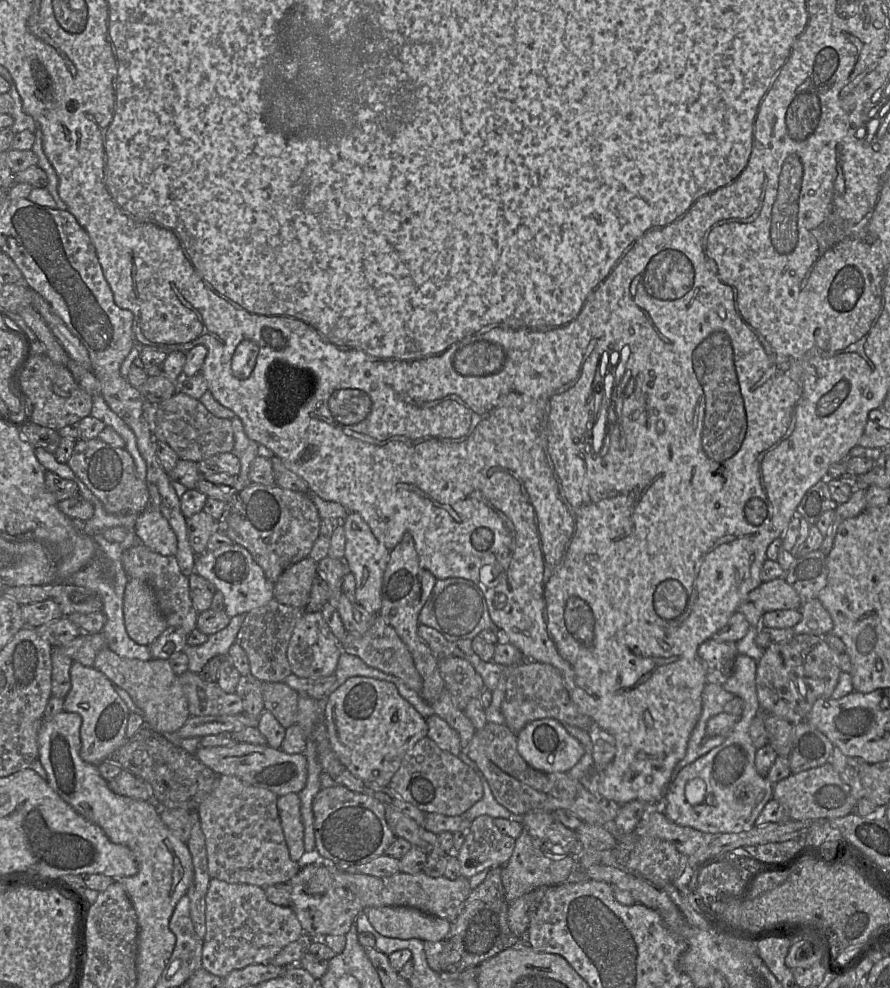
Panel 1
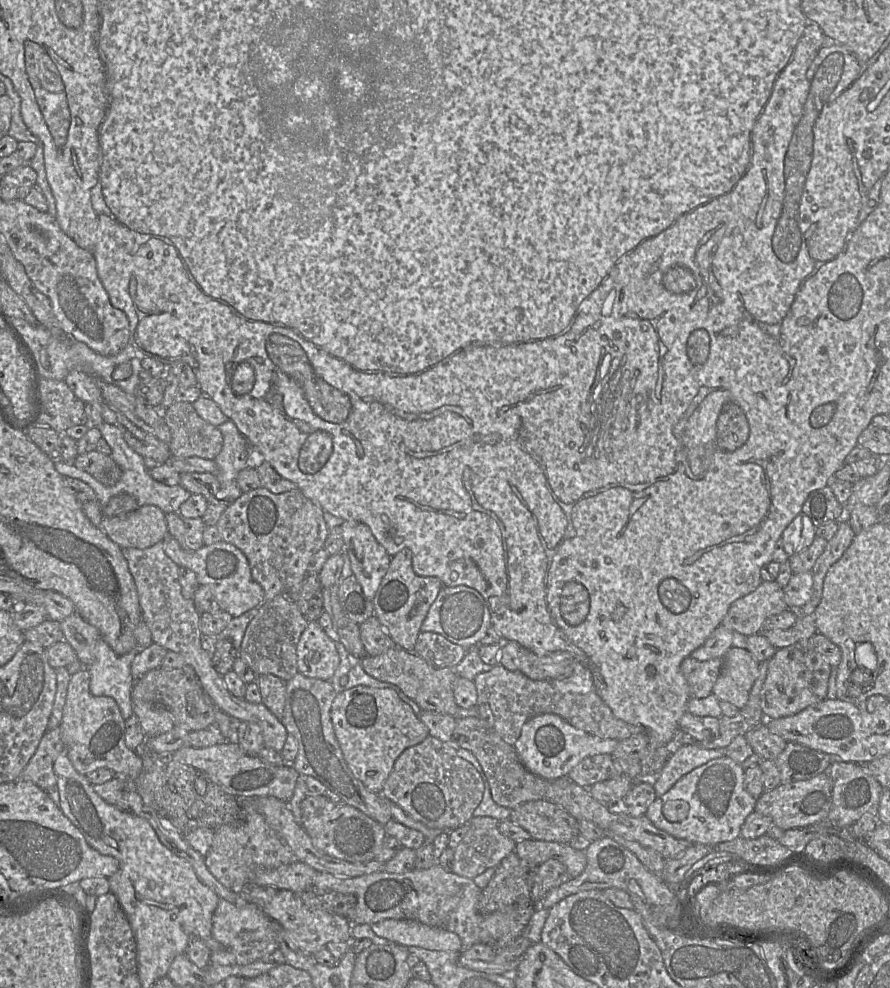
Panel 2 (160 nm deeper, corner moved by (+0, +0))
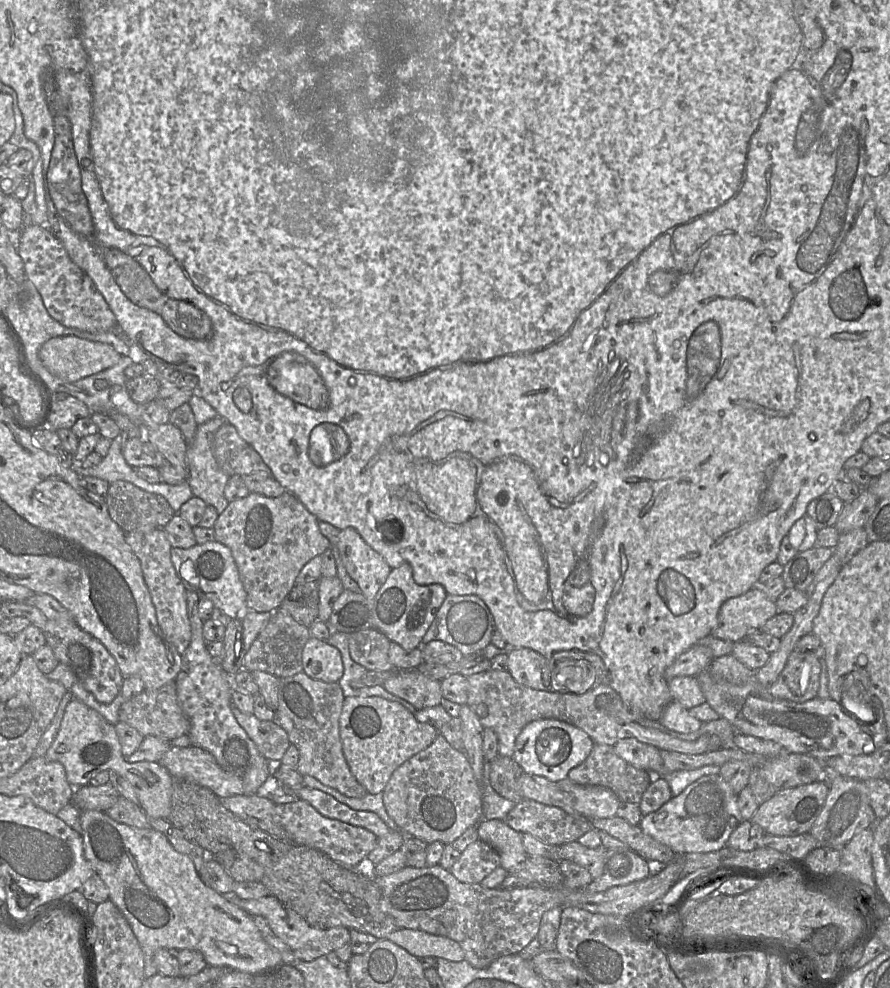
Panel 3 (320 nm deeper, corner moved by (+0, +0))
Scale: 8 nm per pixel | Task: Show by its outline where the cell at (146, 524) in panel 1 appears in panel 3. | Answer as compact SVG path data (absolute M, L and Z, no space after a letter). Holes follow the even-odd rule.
M216 540L203 544L197 543L190 548L172 547L171 561L178 575L180 575L181 565L186 560L191 560L193 563L191 572L181 575L181 579L187 588L197 591L199 598L210 599L214 603L214 607L223 610L231 619L236 618L238 614L244 615L248 611L246 591L229 547Z

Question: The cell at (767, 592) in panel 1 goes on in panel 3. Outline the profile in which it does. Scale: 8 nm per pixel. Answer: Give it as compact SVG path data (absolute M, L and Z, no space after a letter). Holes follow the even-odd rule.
M760 585L746 593L726 600L718 612L717 624L710 635L738 642L754 630L761 630L767 620L777 614L772 601Z

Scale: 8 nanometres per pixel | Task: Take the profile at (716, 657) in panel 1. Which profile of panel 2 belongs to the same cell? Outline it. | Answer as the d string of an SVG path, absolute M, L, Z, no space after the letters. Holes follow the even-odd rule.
M689 655L682 660L680 670L689 685L691 697L705 698L712 693L722 665L723 658L698 661Z

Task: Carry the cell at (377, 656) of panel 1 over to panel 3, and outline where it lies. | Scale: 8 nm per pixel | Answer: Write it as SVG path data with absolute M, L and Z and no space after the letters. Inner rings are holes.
M417 669L393 670L382 687L417 710L440 705L443 699L440 681L427 677Z

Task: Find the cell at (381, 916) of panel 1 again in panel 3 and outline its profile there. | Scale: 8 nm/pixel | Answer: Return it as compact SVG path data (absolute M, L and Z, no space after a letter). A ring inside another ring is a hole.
M399 928L392 932L387 939L418 958L428 956L444 958L452 962L465 960L465 953L461 946L445 936L434 935L421 930Z

